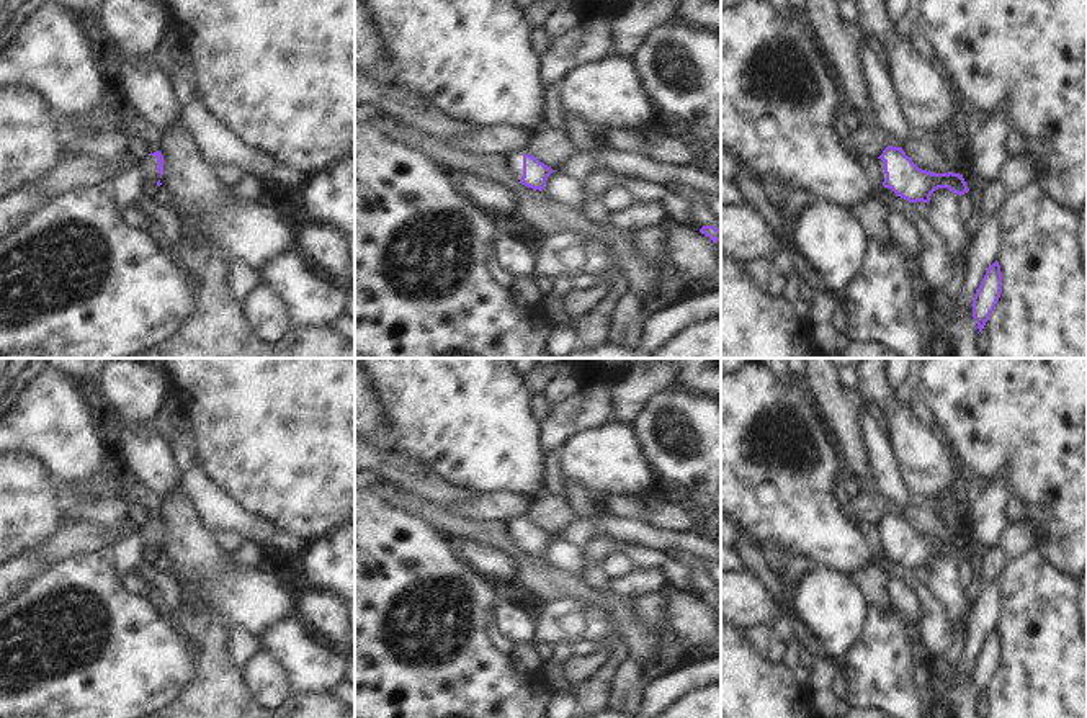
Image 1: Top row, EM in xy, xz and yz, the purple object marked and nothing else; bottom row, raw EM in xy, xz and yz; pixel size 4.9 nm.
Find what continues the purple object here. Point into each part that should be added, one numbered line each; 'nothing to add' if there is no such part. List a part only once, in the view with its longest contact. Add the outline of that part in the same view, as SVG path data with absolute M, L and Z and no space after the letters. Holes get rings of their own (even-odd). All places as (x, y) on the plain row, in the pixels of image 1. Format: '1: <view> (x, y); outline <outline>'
1: xy (149, 532); outline M147 522L141 532L139 536L142 540L142 546L144 548L159 548L160 546L160 540L159 540L159 528L155 522Z

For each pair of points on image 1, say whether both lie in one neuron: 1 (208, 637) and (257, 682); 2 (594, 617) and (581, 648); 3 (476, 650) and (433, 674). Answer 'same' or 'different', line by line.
1: different
2: different
3: same

